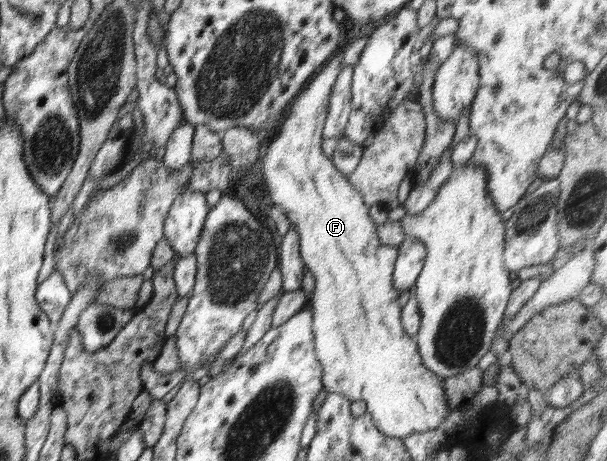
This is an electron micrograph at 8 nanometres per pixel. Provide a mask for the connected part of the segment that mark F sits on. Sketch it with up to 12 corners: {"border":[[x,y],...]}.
{"border":[[342,49],[263,145],[315,278],[324,389],[403,440],[448,417],[360,191],[323,155]]}

